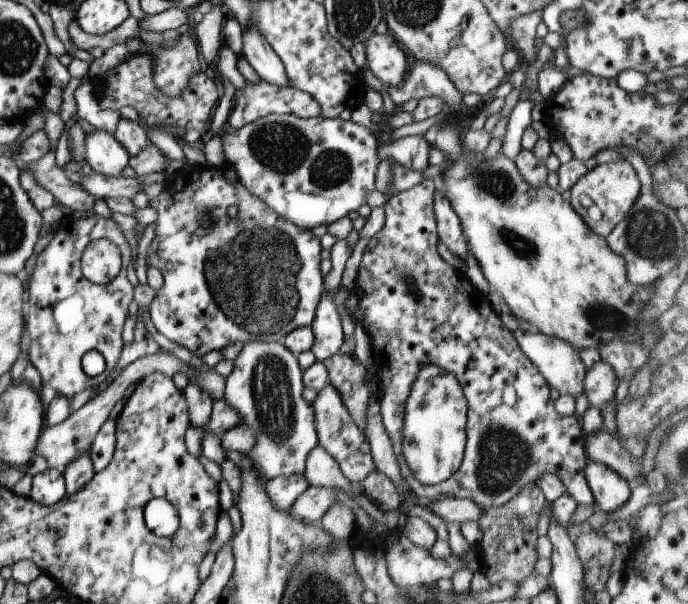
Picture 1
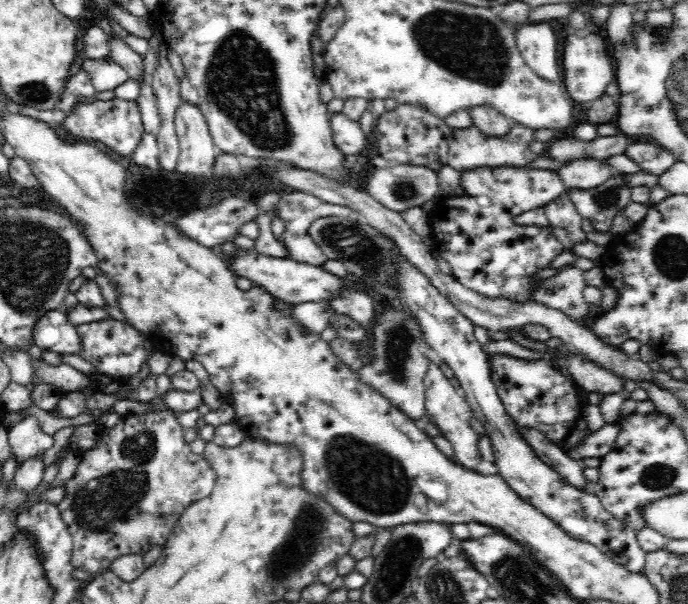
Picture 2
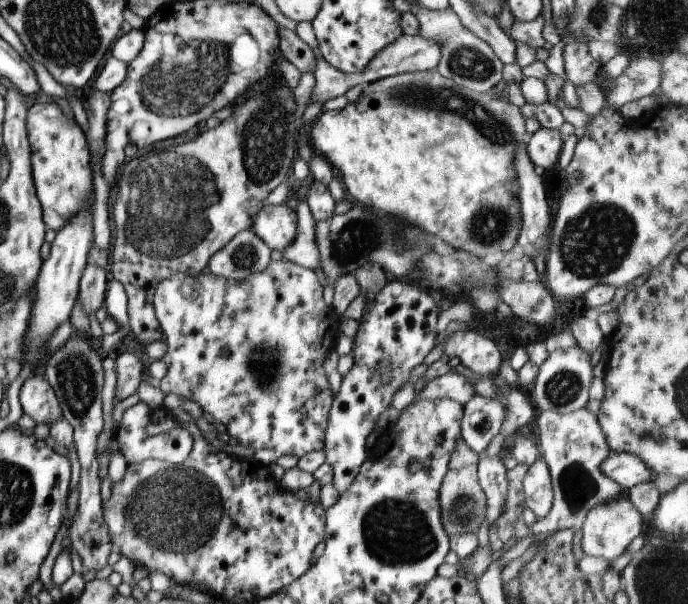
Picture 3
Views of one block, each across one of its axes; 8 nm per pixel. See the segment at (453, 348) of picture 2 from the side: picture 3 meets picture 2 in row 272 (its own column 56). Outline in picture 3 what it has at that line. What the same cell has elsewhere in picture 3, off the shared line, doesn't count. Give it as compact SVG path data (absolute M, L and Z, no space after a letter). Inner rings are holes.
M34 371L21 384L19 404L22 414L33 418L36 424L49 427L62 416L55 394L40 371Z

